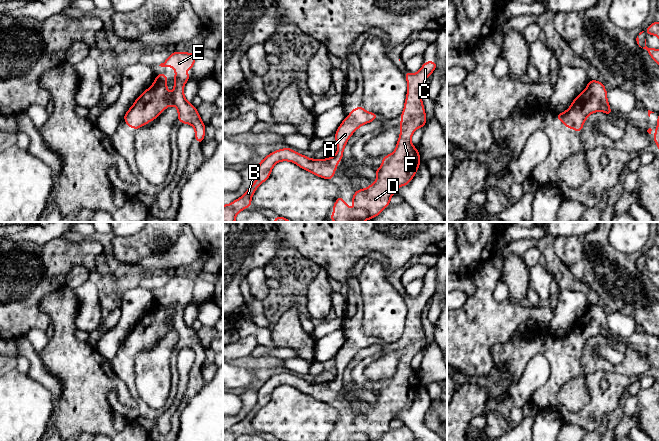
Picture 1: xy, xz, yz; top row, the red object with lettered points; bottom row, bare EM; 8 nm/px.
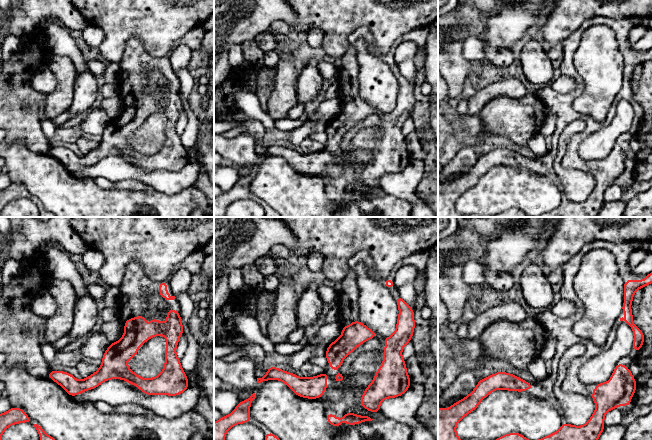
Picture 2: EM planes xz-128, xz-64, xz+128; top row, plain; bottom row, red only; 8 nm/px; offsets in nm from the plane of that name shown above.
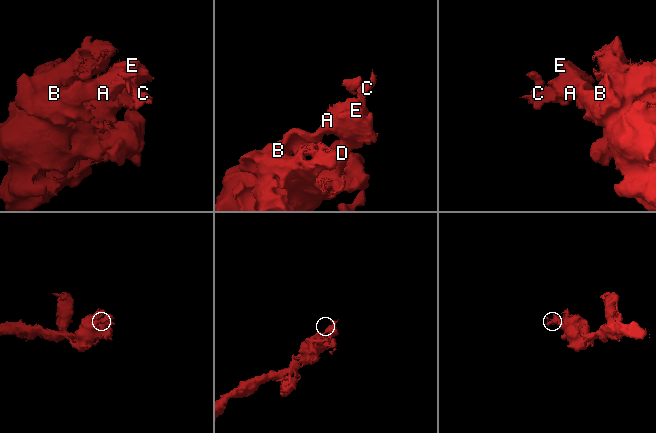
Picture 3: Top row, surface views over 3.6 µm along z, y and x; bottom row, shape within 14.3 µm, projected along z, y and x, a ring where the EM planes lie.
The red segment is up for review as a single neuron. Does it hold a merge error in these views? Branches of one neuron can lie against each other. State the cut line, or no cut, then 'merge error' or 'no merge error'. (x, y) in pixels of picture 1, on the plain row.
cut none; no merge error

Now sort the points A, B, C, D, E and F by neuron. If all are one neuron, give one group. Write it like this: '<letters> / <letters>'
A B C D E F

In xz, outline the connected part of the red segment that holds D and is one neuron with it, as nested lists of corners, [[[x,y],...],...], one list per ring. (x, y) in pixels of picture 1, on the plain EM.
[[[426,285],[416,298],[406,296],[408,313],[405,323],[403,337],[400,339],[400,361],[396,372],[392,378],[382,382],[382,390],[376,393],[376,405],[365,413],[355,416],[351,425],[354,426],[354,432],[350,433],[348,428],[344,427],[344,422],[338,420],[332,431],[333,438],[330,441],[376,441],[390,428],[390,423],[397,412],[410,407],[420,389],[419,375],[411,367],[411,361],[414,355],[426,348],[426,338],[422,327],[421,314],[428,300],[436,293],[437,286]]]

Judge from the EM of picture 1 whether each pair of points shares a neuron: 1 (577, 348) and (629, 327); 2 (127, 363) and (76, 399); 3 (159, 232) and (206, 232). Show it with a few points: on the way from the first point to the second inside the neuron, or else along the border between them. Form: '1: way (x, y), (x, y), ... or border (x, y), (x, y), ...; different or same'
1: border (606, 316), (606, 322), (612, 338); different
2: border (109, 361), (113, 372), (126, 385); different
3: border (191, 232), (204, 251); different

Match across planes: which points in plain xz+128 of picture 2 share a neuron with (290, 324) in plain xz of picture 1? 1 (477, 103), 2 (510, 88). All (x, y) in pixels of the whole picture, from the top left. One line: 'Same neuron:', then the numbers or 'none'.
Same neuron: none

